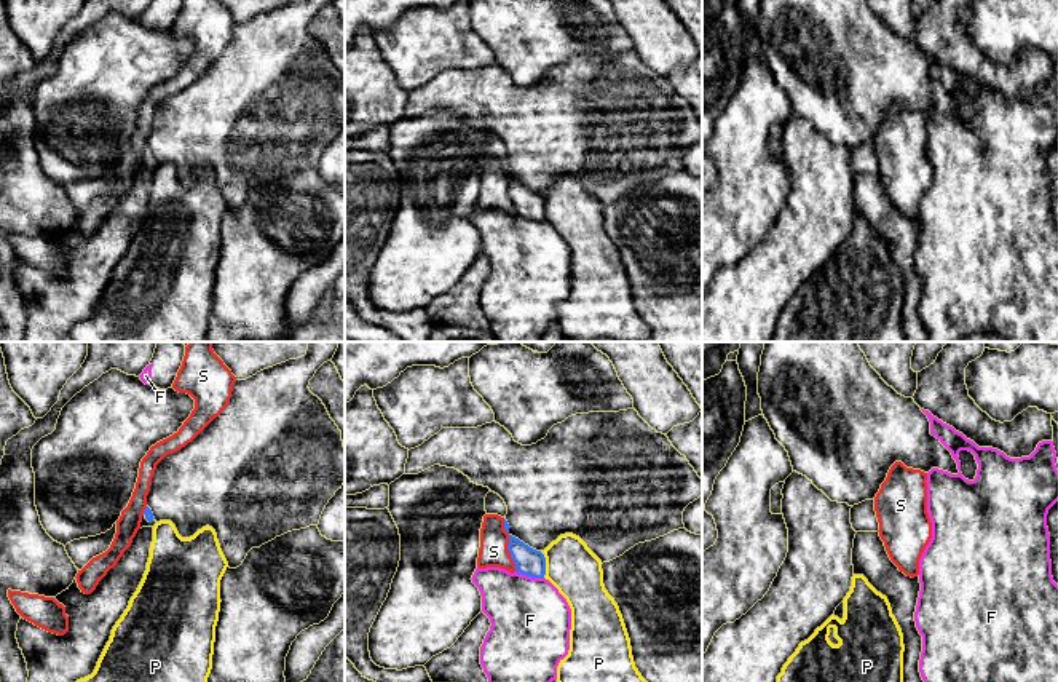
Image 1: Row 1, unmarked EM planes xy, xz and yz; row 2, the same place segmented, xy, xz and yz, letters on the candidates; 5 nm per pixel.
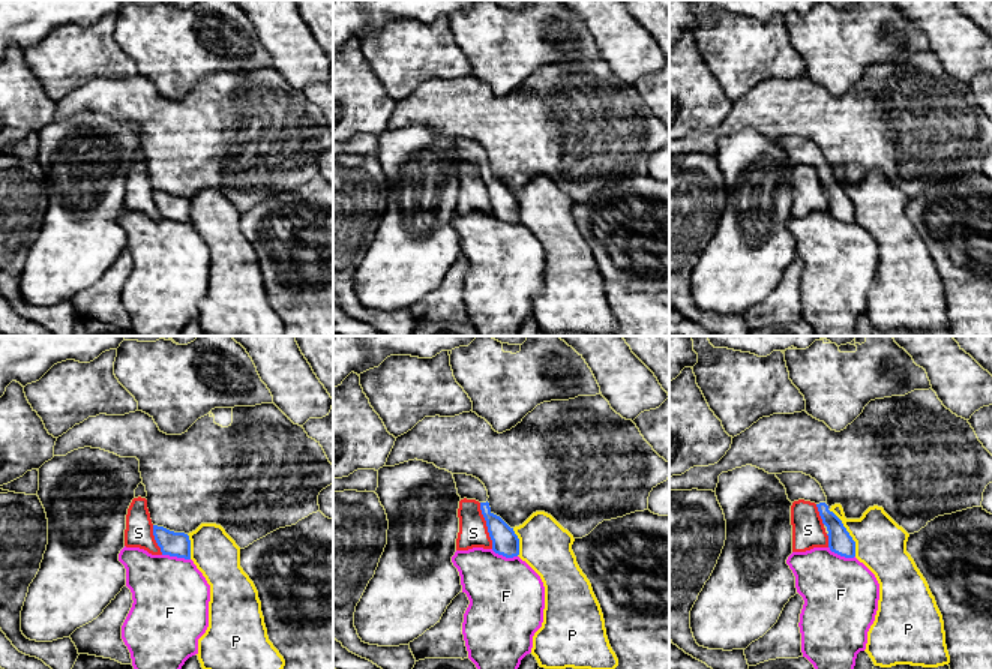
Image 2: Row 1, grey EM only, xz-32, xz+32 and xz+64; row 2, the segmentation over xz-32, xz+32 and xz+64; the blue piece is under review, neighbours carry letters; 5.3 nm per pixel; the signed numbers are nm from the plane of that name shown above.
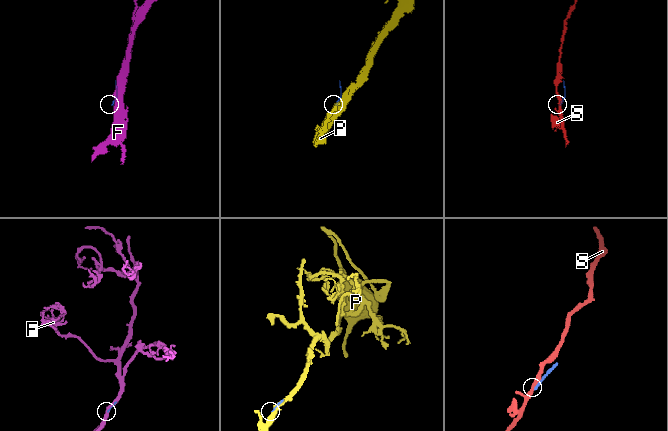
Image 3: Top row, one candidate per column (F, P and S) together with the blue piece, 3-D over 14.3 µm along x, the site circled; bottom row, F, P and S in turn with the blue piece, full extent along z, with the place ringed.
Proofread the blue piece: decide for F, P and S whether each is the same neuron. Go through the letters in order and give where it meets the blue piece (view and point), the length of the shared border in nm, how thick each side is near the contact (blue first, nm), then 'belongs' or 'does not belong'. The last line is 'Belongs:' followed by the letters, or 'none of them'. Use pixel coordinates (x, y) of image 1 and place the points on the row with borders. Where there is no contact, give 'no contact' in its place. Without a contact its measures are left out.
F: meets blue in xz at (530, 575); contact 150 nm long; 140 nm thick on the blue side, 400 nm on the other; does not belong
P: meets blue in xz at (544, 564); contact 140 nm long; 140 nm thick on the blue side, 260 nm on the other; does not belong
S: meets blue in xz at (508, 545); contact 280 nm long; 140 nm thick on the blue side, 150 nm on the other; does not belong
Belongs: none of them

